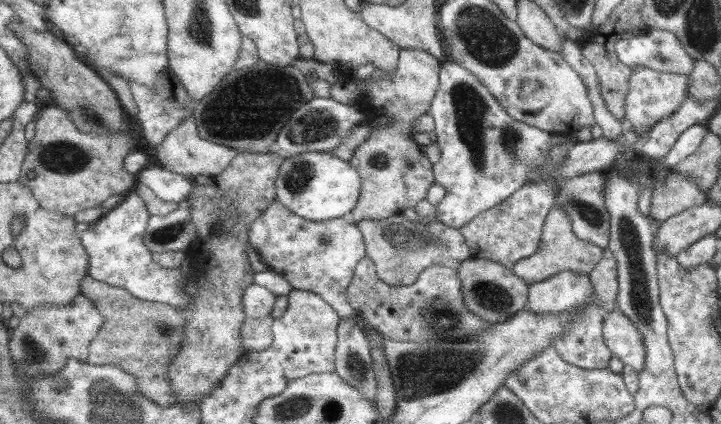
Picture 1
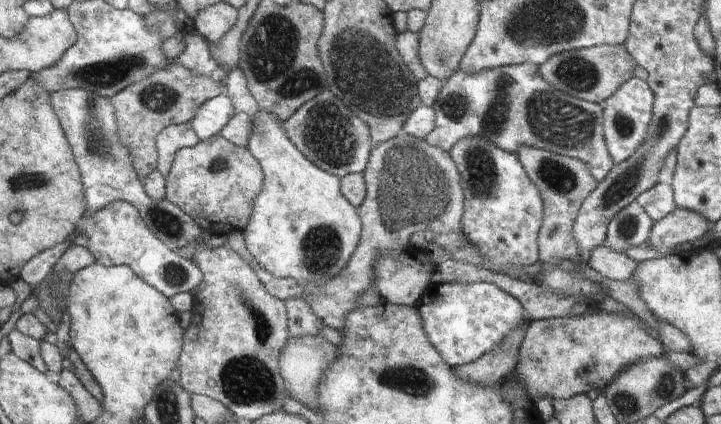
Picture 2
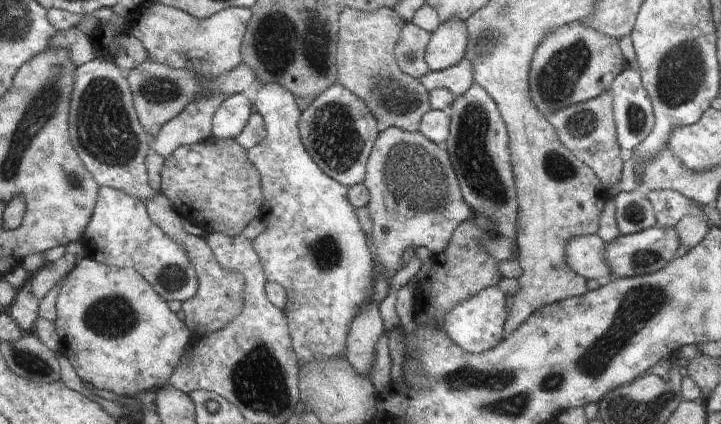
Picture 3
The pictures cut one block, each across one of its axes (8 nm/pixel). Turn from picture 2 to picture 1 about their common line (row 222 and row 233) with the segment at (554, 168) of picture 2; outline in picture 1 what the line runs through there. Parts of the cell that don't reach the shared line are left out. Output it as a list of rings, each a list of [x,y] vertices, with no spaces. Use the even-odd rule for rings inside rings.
[[[554,207],[547,214],[542,228],[542,238],[539,247],[534,254],[514,263],[511,268],[522,280],[528,284],[536,281],[546,280],[554,276],[557,272],[574,271],[577,273],[589,273],[596,263],[602,258],[603,248],[590,244],[574,235],[572,222],[564,210]]]

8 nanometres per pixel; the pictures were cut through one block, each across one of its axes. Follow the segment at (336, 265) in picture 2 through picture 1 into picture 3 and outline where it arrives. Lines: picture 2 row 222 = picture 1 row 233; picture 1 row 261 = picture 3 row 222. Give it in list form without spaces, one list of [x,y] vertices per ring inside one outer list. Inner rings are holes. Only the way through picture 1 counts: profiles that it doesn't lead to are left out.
[[[256,81],[259,84],[254,110],[262,116],[266,134],[260,144],[249,148],[247,152],[250,162],[260,174],[263,196],[260,217],[267,230],[253,239],[252,246],[260,258],[260,264],[264,266],[266,280],[278,282],[286,292],[283,313],[299,364],[324,358],[344,358],[352,320],[356,314],[360,314],[364,302],[371,299],[375,285],[373,258],[368,250],[366,234],[360,228],[356,209],[347,200],[349,188],[324,174],[308,154],[298,128],[302,112],[296,106],[292,92],[278,84]]]

